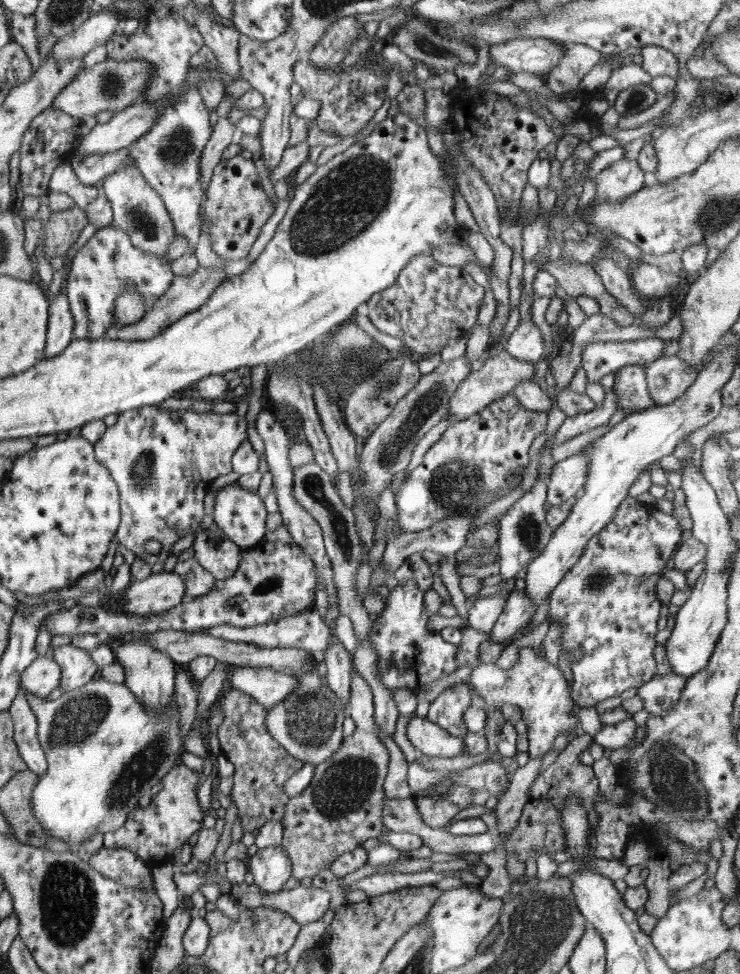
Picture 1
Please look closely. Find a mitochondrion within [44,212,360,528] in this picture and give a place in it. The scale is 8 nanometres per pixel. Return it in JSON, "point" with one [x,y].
{"point":[143,472]}

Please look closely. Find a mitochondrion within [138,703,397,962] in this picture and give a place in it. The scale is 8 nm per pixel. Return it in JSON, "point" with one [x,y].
{"point":[345,786]}

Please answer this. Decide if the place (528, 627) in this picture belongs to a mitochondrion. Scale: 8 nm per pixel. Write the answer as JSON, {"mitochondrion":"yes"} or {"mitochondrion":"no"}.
{"mitochondrion":"no"}

